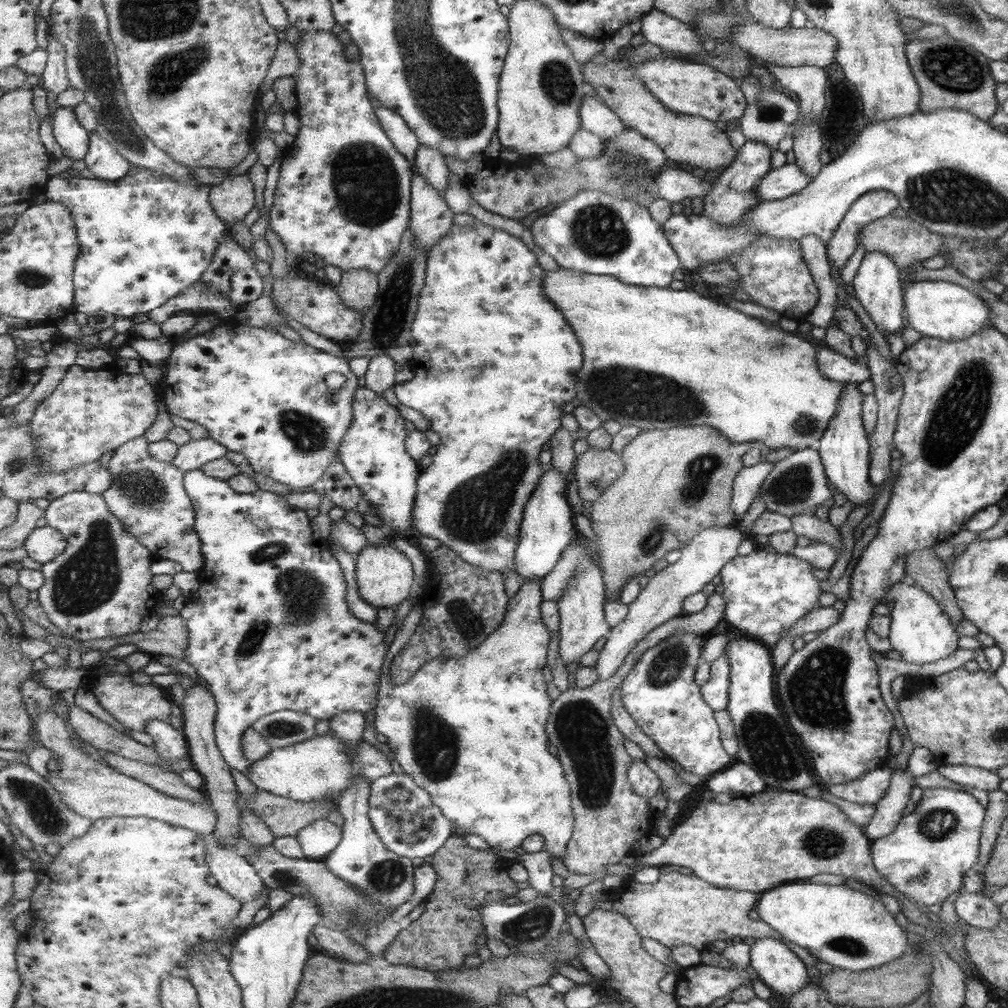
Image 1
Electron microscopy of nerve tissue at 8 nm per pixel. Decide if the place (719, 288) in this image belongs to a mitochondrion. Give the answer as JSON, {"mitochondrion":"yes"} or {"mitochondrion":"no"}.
{"mitochondrion":"no"}

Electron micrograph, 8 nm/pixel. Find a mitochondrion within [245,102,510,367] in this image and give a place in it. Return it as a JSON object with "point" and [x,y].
{"point":[367,188]}

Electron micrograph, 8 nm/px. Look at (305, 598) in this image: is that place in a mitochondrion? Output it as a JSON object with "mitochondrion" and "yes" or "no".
{"mitochondrion":"yes"}

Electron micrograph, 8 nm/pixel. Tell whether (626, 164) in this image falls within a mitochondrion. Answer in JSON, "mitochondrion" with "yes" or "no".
{"mitochondrion":"yes"}

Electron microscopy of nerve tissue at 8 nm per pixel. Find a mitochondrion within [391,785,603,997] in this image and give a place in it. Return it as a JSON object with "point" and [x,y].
{"point":[530,927]}

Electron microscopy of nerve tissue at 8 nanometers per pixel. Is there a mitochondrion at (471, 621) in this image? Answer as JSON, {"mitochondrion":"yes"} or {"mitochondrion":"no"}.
{"mitochondrion":"yes"}

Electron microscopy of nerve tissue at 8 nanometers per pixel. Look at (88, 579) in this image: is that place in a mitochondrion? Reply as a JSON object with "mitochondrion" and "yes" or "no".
{"mitochondrion":"yes"}

